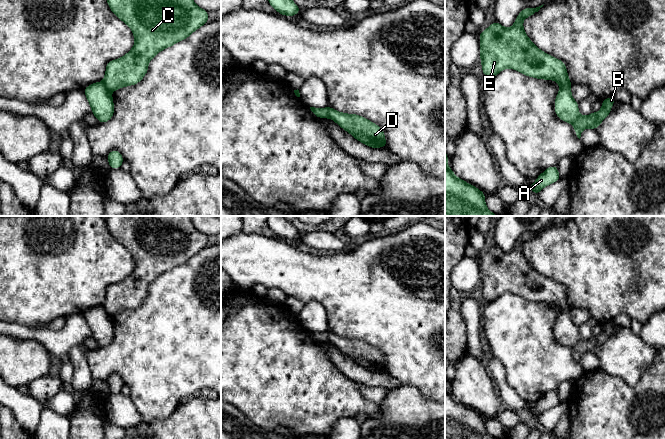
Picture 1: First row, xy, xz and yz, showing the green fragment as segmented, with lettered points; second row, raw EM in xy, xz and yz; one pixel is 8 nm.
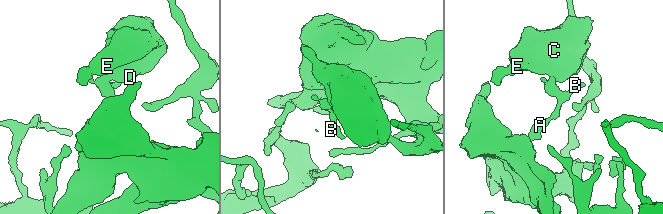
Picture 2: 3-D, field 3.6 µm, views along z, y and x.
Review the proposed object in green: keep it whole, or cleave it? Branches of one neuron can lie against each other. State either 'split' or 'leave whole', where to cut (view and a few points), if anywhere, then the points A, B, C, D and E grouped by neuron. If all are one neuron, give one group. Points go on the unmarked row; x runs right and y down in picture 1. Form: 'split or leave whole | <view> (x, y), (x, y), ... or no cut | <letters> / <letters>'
split | xy (102, 305), (109, 315) | A B / C D E

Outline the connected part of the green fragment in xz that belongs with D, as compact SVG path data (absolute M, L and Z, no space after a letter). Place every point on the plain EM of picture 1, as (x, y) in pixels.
M329 330L327 334L328 342L335 345L358 365L372 372L387 371L383 353L372 345L356 338L338 336Z

